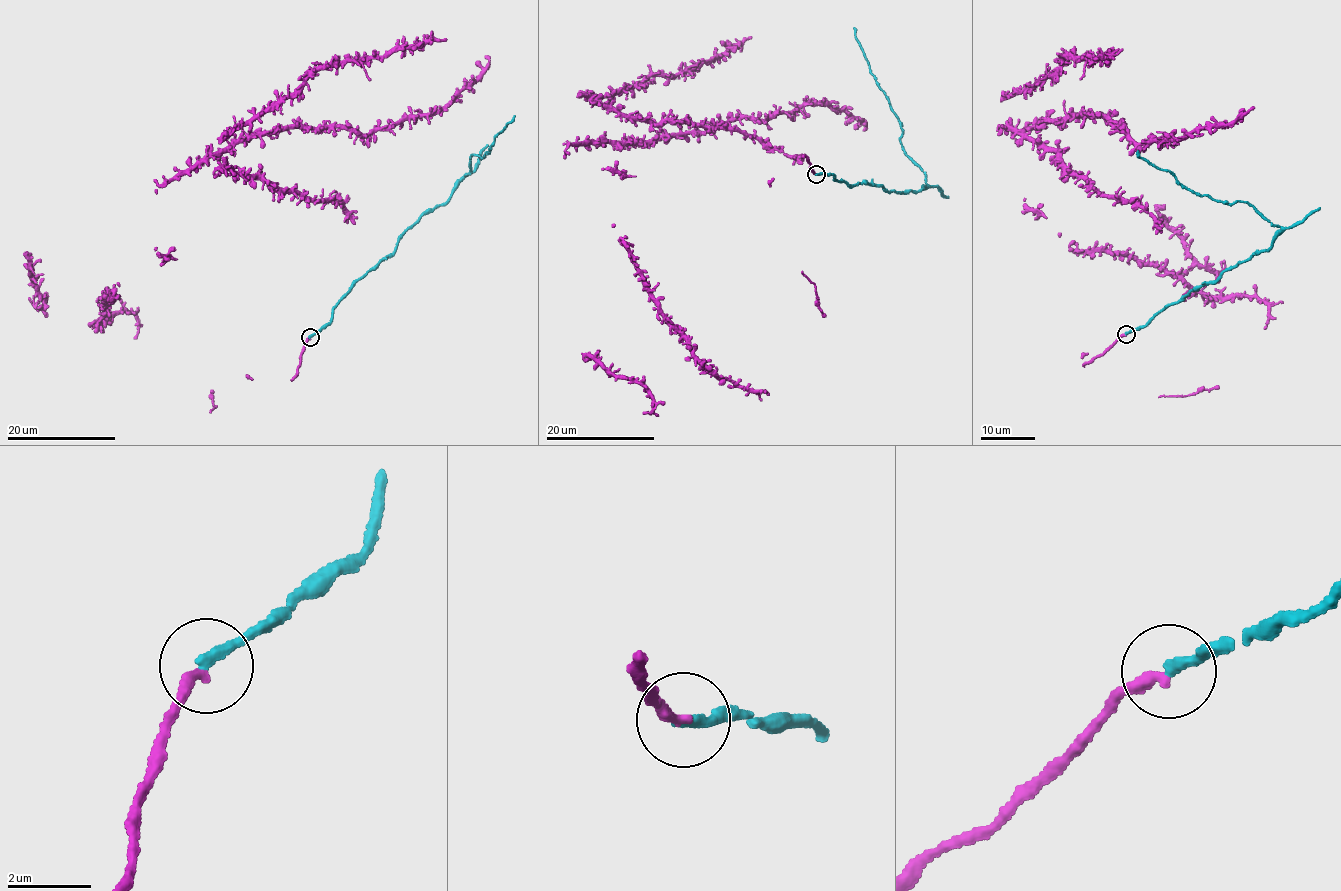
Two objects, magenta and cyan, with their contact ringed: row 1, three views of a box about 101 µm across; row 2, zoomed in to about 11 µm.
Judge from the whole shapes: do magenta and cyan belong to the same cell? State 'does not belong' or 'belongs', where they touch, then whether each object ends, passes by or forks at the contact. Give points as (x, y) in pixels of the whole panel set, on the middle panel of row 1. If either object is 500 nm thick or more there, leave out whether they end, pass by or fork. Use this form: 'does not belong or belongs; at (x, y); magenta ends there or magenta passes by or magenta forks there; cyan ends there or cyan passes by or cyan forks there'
belongs; at (816, 174); magenta ends there; cyan ends there

